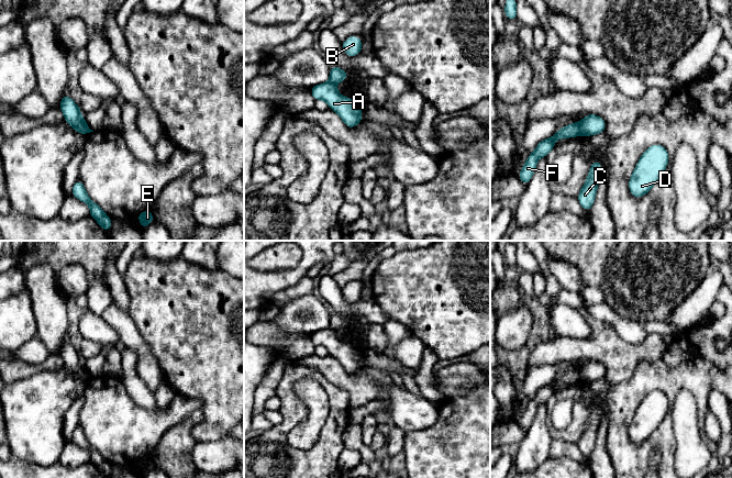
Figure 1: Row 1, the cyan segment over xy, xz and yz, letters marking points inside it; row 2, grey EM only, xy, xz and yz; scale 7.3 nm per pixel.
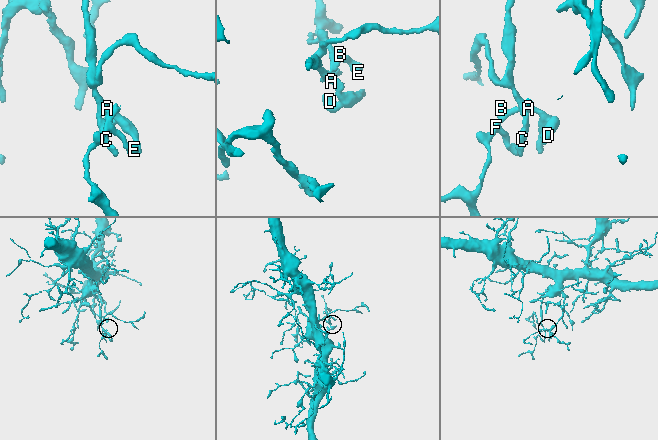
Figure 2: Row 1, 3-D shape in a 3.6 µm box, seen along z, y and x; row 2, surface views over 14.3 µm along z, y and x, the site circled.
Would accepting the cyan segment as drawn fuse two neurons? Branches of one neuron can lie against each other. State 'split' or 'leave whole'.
split

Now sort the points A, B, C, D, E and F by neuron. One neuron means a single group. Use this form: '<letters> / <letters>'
A C D / B E F

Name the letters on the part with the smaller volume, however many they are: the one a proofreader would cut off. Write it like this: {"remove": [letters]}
{"remove": ["B", "E", "F"]}

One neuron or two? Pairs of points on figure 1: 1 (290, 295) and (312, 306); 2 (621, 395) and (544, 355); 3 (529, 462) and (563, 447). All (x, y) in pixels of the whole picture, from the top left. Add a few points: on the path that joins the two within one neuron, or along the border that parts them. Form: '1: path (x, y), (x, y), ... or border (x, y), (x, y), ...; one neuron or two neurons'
1: border (312, 292), (291, 299), (279, 308); two neurons
2: border (629, 378), (616, 385), (608, 385), (603, 380); two neurons
3: border (553, 438), (548, 457); two neurons

